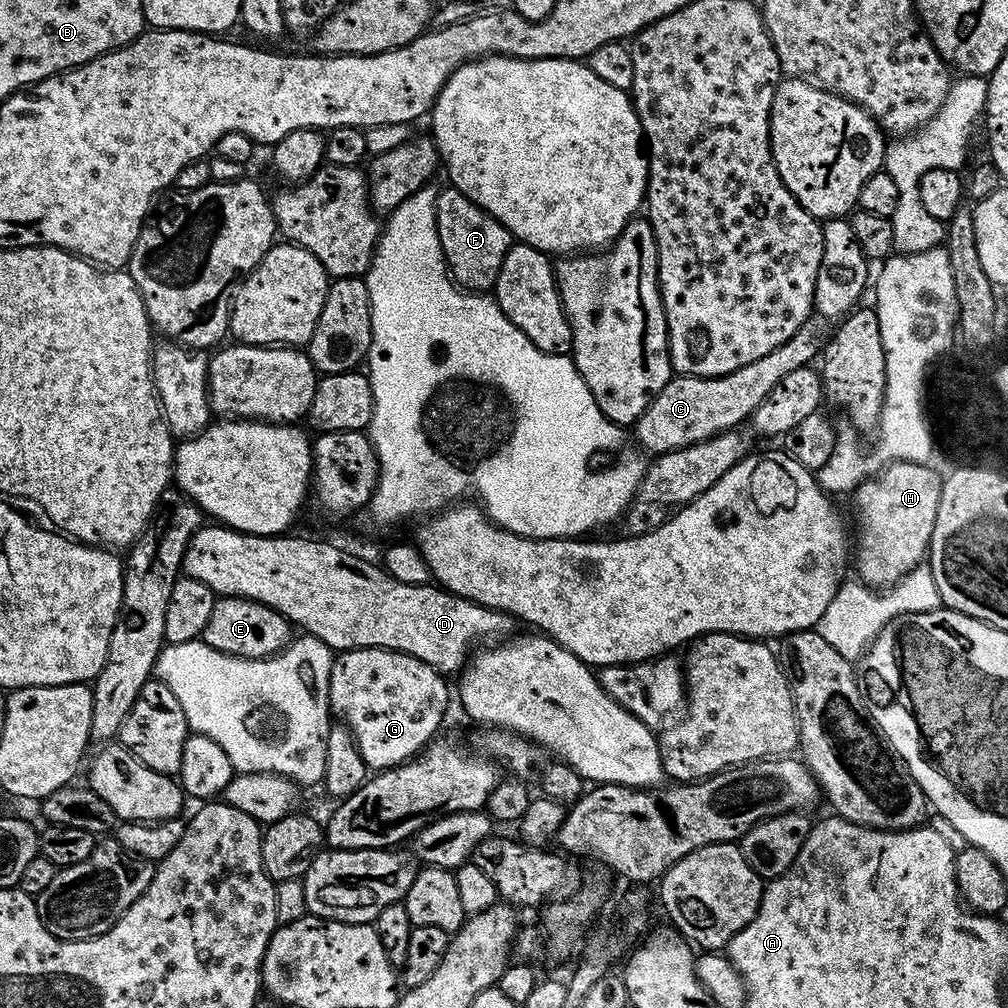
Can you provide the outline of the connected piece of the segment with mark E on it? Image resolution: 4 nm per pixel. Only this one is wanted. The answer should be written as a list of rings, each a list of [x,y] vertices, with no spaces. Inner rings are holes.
[[[235,598],[217,599],[214,614],[206,626],[202,640],[216,652],[225,656],[238,656],[246,660],[262,660],[283,653],[292,640],[293,625],[280,612],[258,604],[255,600]]]

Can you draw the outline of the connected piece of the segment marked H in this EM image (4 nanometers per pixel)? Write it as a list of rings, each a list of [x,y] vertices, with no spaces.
[[[894,464],[881,480],[872,480],[855,489],[856,520],[860,523],[860,572],[868,586],[896,586],[907,572],[925,563],[929,533],[936,514],[935,467],[923,464]]]

